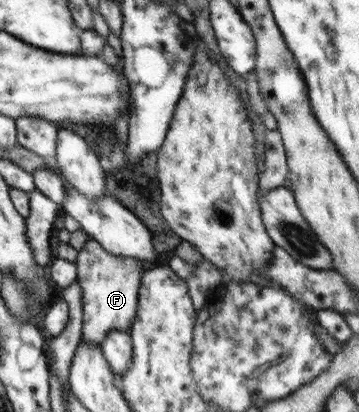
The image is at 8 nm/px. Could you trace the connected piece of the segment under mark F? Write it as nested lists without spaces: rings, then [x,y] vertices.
[[[89,238],[77,254],[77,281],[82,289],[83,323],[81,336],[89,344],[98,344],[114,330],[130,331],[134,322],[142,275],[151,266],[144,259],[114,256],[94,238]]]

